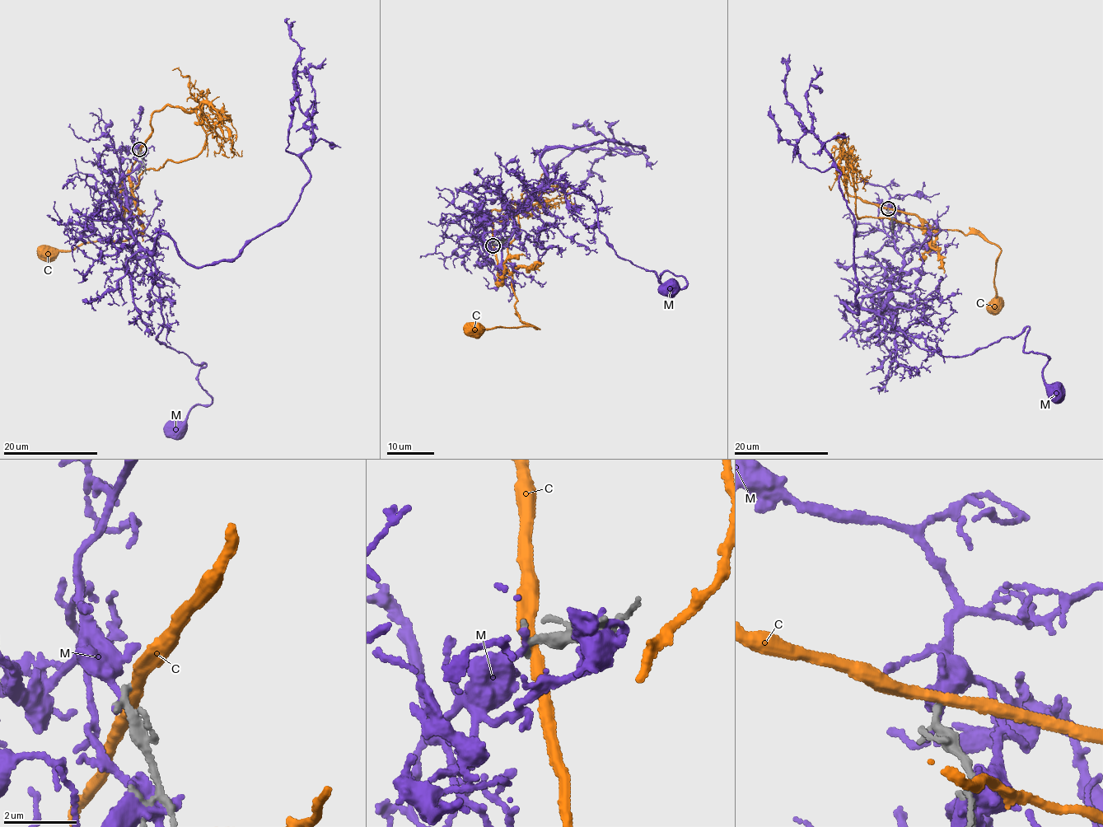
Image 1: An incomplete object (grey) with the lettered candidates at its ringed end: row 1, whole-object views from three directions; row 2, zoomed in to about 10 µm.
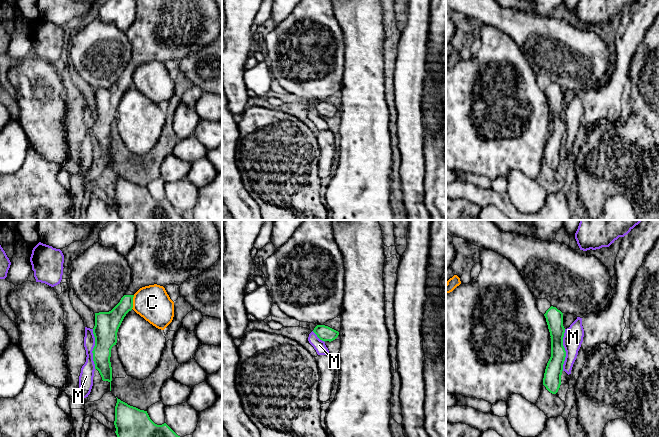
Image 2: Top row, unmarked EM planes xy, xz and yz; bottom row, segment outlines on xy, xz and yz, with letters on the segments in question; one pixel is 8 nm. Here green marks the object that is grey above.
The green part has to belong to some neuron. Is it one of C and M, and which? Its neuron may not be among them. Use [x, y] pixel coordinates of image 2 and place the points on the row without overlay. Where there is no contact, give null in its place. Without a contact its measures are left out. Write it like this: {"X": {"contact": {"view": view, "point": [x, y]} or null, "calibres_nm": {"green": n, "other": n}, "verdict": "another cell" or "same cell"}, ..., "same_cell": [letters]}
{"C": {"contact": {"view": "xy", "point": [132, 78]}, "calibres_nm": {"green": 180, "other": 280}, "verdict": "another cell"}, "M": {"contact": {"view": "yz", "point": [564, 126]}, "calibres_nm": {"green": 140, "other": 160}, "verdict": "another cell"}, "same_cell": []}

